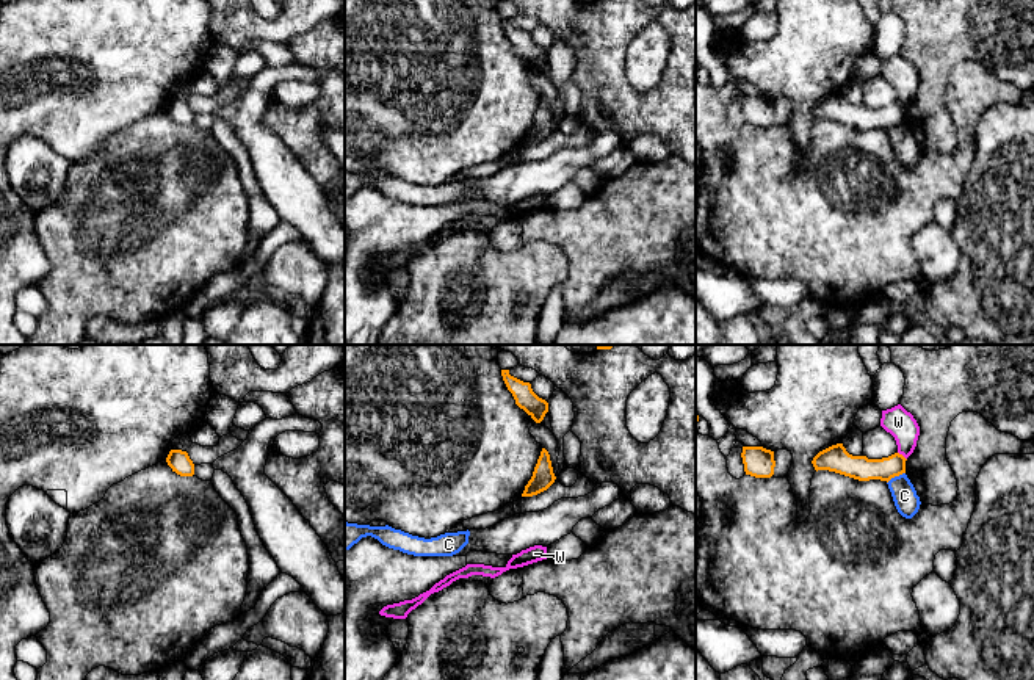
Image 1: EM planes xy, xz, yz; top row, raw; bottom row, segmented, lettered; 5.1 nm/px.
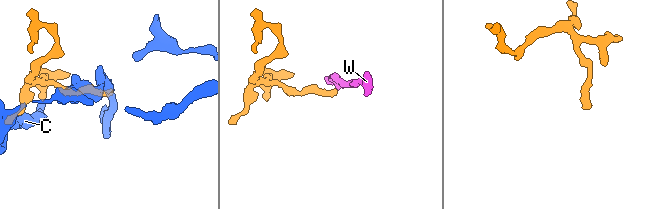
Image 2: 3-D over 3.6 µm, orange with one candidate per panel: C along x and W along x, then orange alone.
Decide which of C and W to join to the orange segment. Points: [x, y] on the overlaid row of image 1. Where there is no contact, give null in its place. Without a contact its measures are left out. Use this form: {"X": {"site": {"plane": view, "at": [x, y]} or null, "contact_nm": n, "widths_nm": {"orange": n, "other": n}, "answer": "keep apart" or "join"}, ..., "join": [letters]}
{"C": {"site": {"plane": "yz", "at": [895, 475]}, "contact_nm": 110, "widths_nm": {"orange": 130, "other": 130}, "answer": "keep apart"}, "W": {"site": {"plane": "yz", "at": [903, 456]}, "contact_nm": 60, "widths_nm": {"orange": 130, "other": 150}, "answer": "keep apart"}, "join": []}

